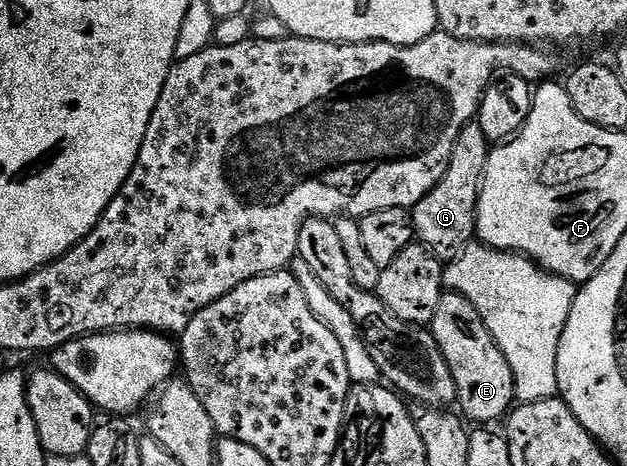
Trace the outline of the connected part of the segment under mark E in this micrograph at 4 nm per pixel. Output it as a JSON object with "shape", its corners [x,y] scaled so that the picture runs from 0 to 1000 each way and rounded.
{"shape":[[[730,624],[705,631],[687,708],[726,809],[734,888],[743,901],[756,899],[761,912],[786,912],[791,899],[804,901],[821,865],[815,783],[809,783],[809,766],[783,723],[777,697],[770,697],[770,680],[764,680],[758,655]]]}

